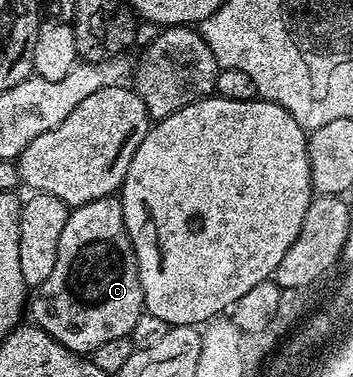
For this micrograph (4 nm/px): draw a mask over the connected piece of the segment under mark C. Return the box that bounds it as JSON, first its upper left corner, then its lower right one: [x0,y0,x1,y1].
[32,196,144,354]

